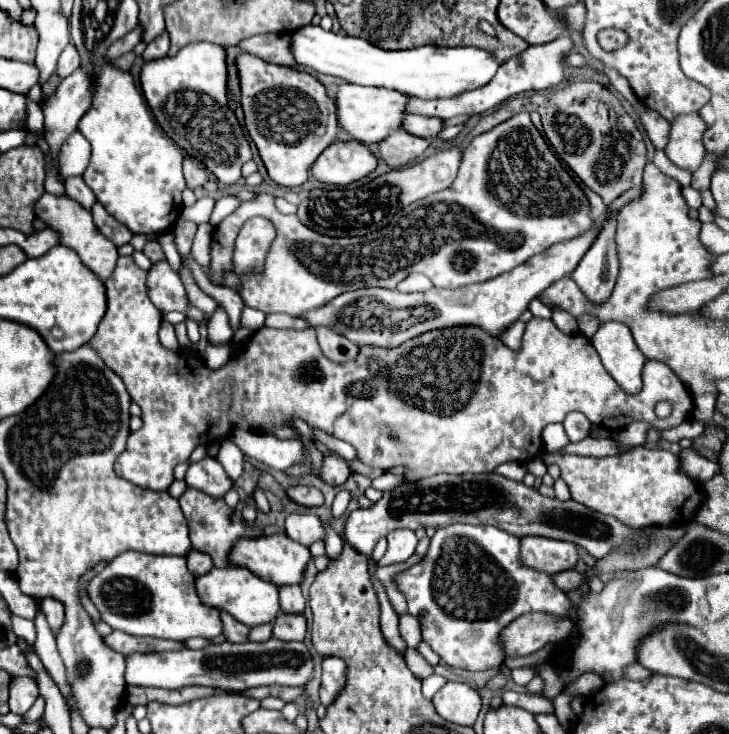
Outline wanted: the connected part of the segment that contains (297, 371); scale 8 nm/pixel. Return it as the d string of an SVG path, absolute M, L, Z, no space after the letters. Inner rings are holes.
M119 257L117 259L117 265L115 265L115 269L113 269L113 273L111 273L111 277L105 281L105 287L107 287L107 313L105 313L105 319L99 323L99 329L97 329L97 335L89 341L89 345L97 351L97 355L101 355L101 359L105 361L105 365L111 369L111 371L115 371L121 379L123 379L123 383L125 383L125 387L127 387L127 391L129 391L129 395L131 395L131 399L143 409L143 427L139 429L139 431L135 431L135 433L131 433L129 435L129 441L127 441L127 449L121 453L121 457L117 459L117 463L115 463L115 471L117 471L117 475L119 477L123 477L123 479L127 479L127 481L133 481L135 485L139 485L139 487L143 487L143 489L151 489L151 491L167 491L169 489L169 485L173 483L173 479L175 477L171 477L171 471L175 469L175 465L177 463L183 463L183 461L187 461L189 459L189 455L191 455L191 451L197 447L197 445L207 445L207 443L211 443L211 441L215 441L215 439L223 439L223 437L227 437L229 435L229 431L233 429L233 427L241 427L241 429L253 429L253 431L261 431L261 433L271 433L271 427L273 425L283 425L285 421L291 421L293 417L301 417L305 423L309 423L309 425L313 425L313 427L321 427L323 431L327 431L327 433L331 433L331 435L335 435L337 439L343 439L343 441L347 441L347 443L351 443L353 447L355 447L355 451L357 451L357 459L361 461L361 463L365 463L365 465L369 465L369 467L377 467L377 469L383 469L385 471L385 467L395 467L395 465L405 465L405 471L407 471L407 475L405 475L405 479L407 481L419 481L419 479L425 479L425 477L431 477L431 475L437 475L437 473L453 473L453 475L463 475L463 473L489 473L489 471L493 471L497 465L501 465L501 463L507 463L507 461L519 461L519 463L527 463L527 461L531 461L531 459L537 459L541 453L543 453L543 439L541 439L541 431L545 429L545 425L549 425L549 423L563 423L563 419L565 419L565 415L569 413L569 411L573 411L573 409L577 409L577 411L581 411L593 425L605 425L605 429L609 429L609 431L621 431L621 429L625 429L631 421L651 421L651 423L655 423L659 429L671 429L671 427L677 427L679 423L683 423L685 419L689 419L691 417L691 413L693 413L693 399L691 399L691 393L687 391L687 387L681 383L681 379L675 375L675 371L673 369L669 369L665 363L661 363L661 361L647 361L645 365L643 365L643 371L641 371L641 379L643 379L643 387L641 387L641 391L637 393L637 395L629 395L629 393L625 393L621 387L619 387L619 383L615 383L615 379L605 371L605 367L603 367L603 363L601 363L601 359L599 359L599 355L597 355L597 351L595 351L595 347L591 345L591 341L585 337L585 335L581 335L581 333L573 333L573 335L565 335L563 331L559 331L557 327L555 327L555 323L551 321L551 319L537 319L537 317L533 317L529 323L527 323L527 327L525 327L525 335L523 335L523 345L521 345L521 349L517 349L517 351L513 351L513 349L509 349L507 345L503 345L497 337L493 337L491 333L487 333L485 329L481 329L481 327L475 327L475 325L455 325L455 327L445 327L445 329L433 329L433 331L427 331L427 333L421 333L421 335L417 335L417 337L413 337L413 339L409 339L407 343L403 343L403 345L399 345L399 347L393 347L393 349L383 349L383 347L359 347L359 353L357 353L357 357L355 357L355 361L349 361L349 363L335 363L335 361L331 361L331 359L327 359L325 355L323 355L323 351L321 351L321 347L319 347L319 343L317 343L317 337L315 337L315 329L307 329L307 331L281 331L281 329L269 329L269 327L263 327L263 329L259 329L257 333L255 333L255 337L251 339L251 343L243 349L243 351L239 351L231 361L227 361L227 365L225 367L221 367L221 369L217 369L217 371L209 371L205 365L203 365L203 361L195 355L195 353L191 353L191 351L179 351L179 353L173 353L173 351L167 351L161 343L159 343L159 337L157 337L157 331L159 331L159 323L161 323L161 311L151 303L151 299L149 299L149 295L147 295L147 271L143 271L143 269L139 269L137 265L135 265L135 261L133 261L133 257ZM659 401L667 401L667 403L671 403L671 407L673 407L673 413L667 417L667 419L663 419L663 421L659 421L657 419L657 415L655 415L655 405L659 403Z

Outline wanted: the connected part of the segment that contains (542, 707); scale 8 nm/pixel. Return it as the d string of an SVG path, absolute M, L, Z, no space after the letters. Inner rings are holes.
M503 691L503 701L507 705L519 705L523 709L529 709L531 713L553 713L553 701L541 697L541 695L531 695L531 693L515 693L515 691Z

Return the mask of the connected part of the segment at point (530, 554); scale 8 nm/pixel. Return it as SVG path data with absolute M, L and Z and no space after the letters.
M521 537L519 559L529 569L553 575L553 573L575 567L577 549L573 543L565 543L557 539Z

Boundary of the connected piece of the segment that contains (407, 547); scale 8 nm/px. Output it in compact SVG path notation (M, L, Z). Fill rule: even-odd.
M397 529L397 531L391 531L387 535L387 543L389 543L387 553L377 561L379 567L407 561L413 555L415 547L417 547L417 537L409 529Z

